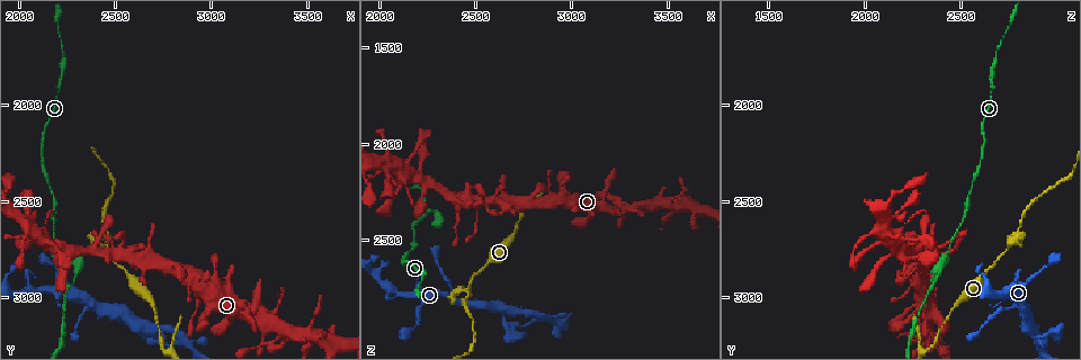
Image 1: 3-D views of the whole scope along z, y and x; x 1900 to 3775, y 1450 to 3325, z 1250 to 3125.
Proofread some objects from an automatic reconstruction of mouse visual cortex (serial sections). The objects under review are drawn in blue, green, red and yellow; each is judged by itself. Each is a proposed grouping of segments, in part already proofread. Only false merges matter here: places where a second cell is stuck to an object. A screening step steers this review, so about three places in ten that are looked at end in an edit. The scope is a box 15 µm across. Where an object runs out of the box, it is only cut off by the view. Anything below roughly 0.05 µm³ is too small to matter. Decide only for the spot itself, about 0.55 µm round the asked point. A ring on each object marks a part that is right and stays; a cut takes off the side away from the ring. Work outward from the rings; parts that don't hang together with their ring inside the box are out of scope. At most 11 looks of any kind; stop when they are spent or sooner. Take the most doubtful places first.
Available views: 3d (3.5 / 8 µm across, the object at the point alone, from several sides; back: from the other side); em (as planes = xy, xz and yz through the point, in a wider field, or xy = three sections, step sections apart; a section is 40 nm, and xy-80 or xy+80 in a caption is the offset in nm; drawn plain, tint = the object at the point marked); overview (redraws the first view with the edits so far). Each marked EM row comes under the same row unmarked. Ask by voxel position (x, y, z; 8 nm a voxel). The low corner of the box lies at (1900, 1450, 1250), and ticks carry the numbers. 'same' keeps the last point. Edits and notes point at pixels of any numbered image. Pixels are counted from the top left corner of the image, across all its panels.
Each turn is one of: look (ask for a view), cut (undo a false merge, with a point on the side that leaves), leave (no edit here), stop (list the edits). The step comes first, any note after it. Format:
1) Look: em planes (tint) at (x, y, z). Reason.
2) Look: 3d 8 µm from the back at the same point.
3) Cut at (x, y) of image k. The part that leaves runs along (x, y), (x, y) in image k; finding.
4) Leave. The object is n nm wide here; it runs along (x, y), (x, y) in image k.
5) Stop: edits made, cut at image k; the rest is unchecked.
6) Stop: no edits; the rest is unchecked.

Look: 3d 3.5 µm at (2480, 2760, 2730). Branch point.

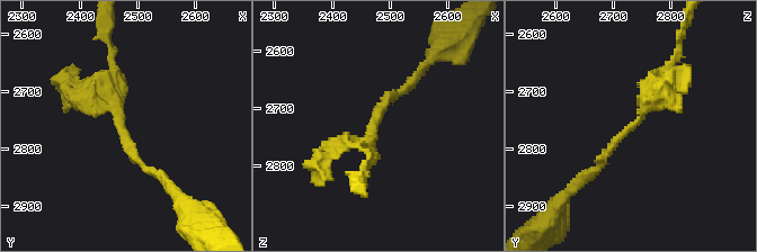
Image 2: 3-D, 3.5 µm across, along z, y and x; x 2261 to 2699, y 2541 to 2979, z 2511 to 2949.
Look: em xy step 2 (tint) at (2470, 2750, 2745). 3 arms meet here; the arms are 150, 150, 200 nm wide.

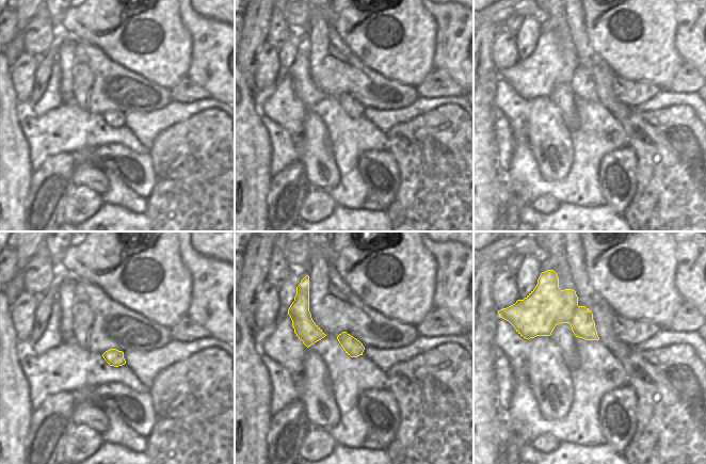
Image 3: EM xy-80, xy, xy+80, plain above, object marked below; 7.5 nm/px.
Cut at (660, 105) of image 2. The part that leaves runs along (357, 138), (319, 162), (322, 185) in image 2; a second cell is stuck on.

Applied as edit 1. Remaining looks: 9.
Look: 3d 8 µm at (2230, 2920, 2350). Side arm on a straight run.

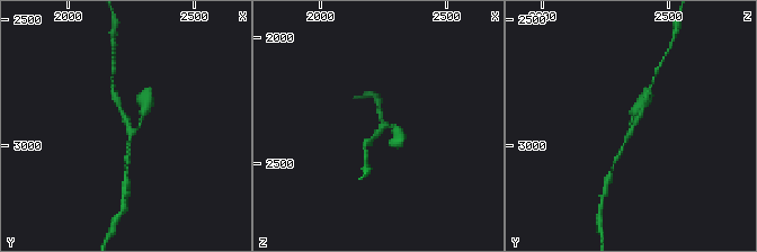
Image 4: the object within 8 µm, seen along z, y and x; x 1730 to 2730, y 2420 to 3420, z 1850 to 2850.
Look: 3d 3.5 µm at (2240, 2940, 2360).

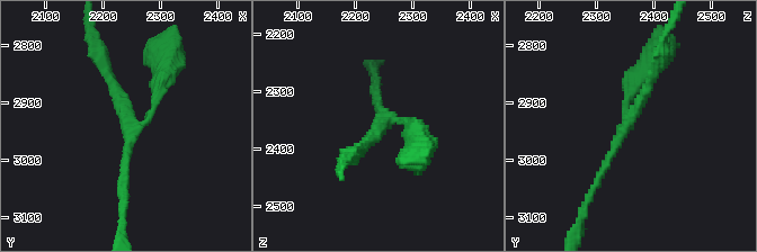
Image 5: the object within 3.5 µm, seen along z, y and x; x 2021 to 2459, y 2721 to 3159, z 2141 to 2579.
Look: em planes (tint) at (2235, 2925, 2355). 3 arms meet here; the arms are 100, 150, 200 nm wide.

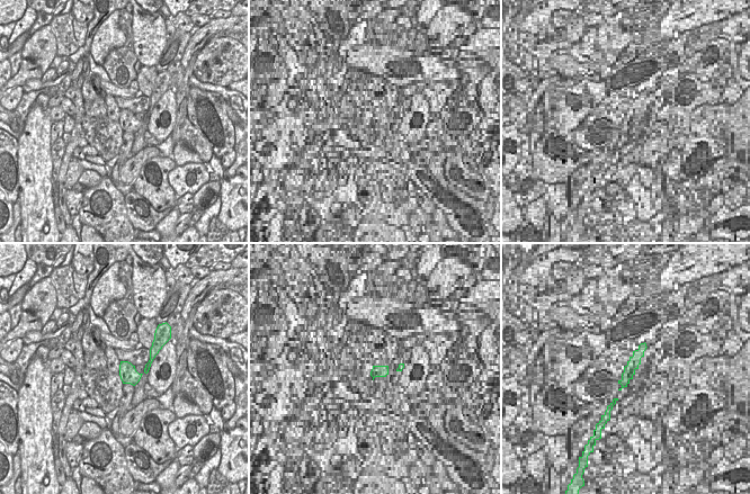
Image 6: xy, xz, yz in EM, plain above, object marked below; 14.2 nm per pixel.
Leave. It runs along (353, 153), (377, 124), (406, 122), (416, 135) in image 5; all the same cell.

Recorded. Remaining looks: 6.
Look: 3d 8 µm at (2390, 3010, 2800). Side arm on a straight run.

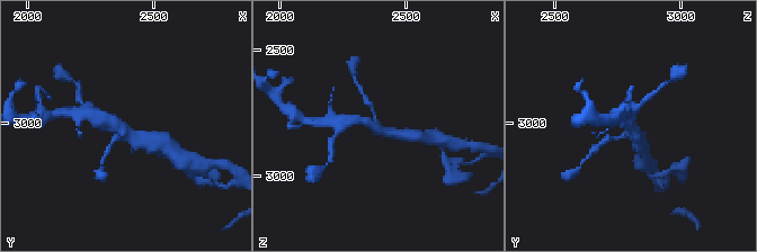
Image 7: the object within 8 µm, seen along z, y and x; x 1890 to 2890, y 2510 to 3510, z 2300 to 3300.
Look: 3d 3.5 µm at (2380, 3020, 2800). Zoom in.

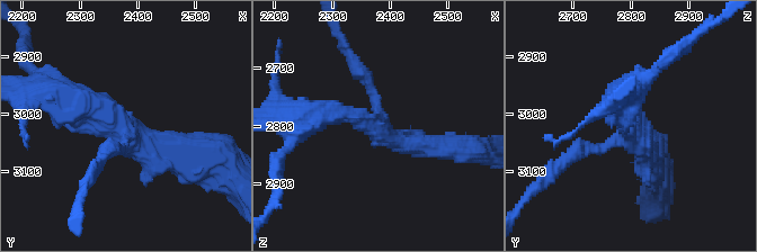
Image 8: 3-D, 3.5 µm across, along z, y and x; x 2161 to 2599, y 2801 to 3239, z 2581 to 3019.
Look: em xy step 5 (tint) at (2380, 3025, 2800). 3 arms meet here; the arms are 200, 300, 350 nm wide.

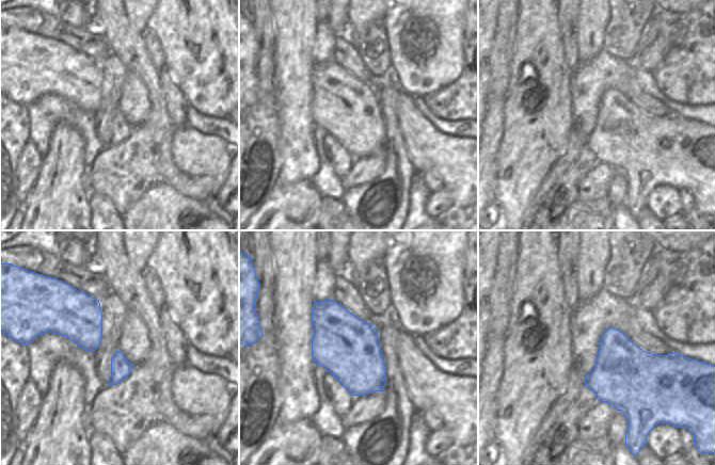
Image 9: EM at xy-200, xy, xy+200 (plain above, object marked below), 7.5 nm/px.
Leave. The object is 480 nm wide here; it runs along (62, 97), (189, 149) in image 8; continuous, no second cell.

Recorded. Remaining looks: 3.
Look: 3d 8 µm from the back at (2820, 2850, 2250). Sharp bend.

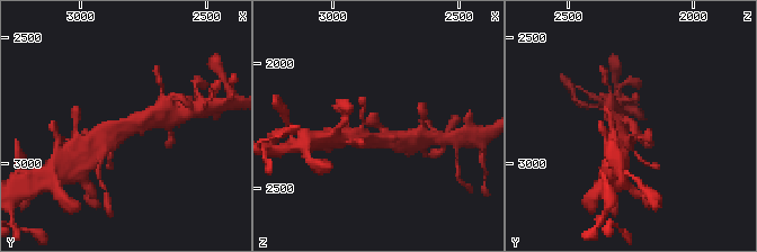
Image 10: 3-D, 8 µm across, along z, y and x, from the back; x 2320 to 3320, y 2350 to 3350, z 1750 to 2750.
Look: em xy step 5 (tint) at (2820, 2850, 2240).

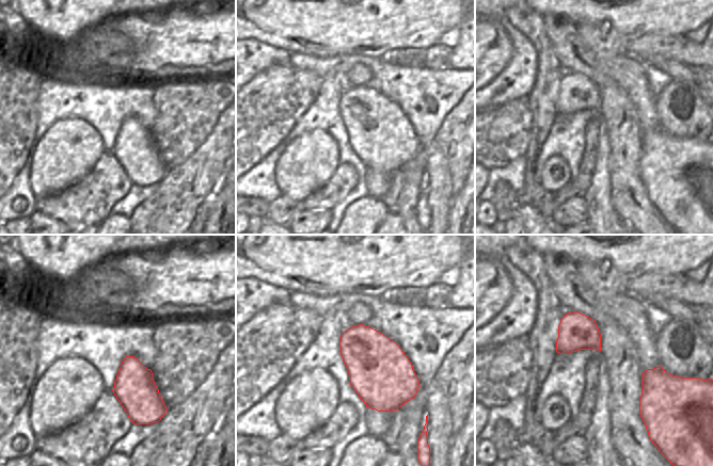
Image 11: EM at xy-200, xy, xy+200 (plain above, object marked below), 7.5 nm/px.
Leave. It runs along (617, 127), (631, 123), (643, 144) in image 10; all the same cell.

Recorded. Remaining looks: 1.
Stop: edits made, cut at image 2; the rest is unchecked.

